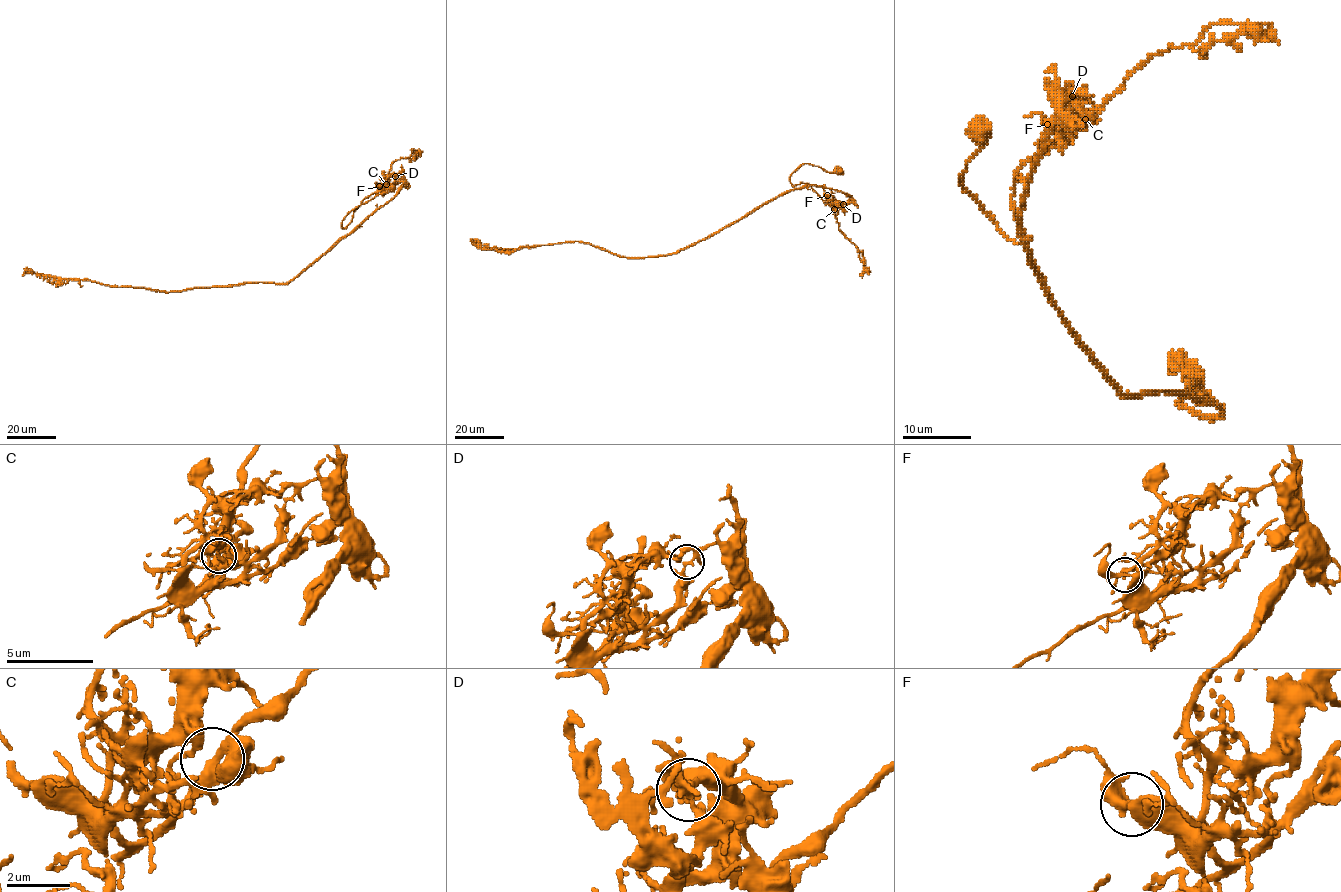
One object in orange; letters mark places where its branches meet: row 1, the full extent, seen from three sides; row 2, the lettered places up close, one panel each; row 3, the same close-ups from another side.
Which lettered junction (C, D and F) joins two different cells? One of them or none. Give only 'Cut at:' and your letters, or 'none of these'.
Cut at: D

